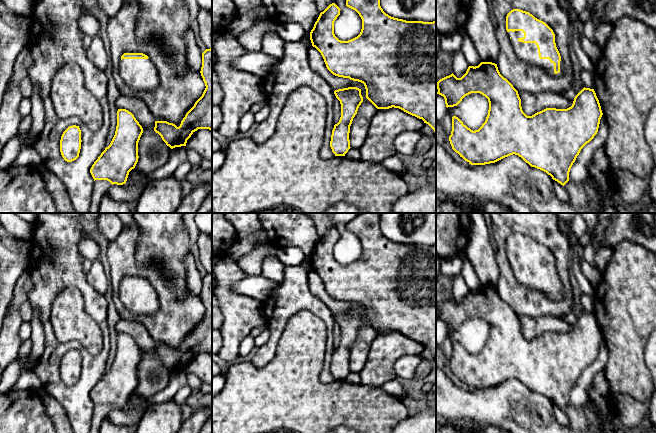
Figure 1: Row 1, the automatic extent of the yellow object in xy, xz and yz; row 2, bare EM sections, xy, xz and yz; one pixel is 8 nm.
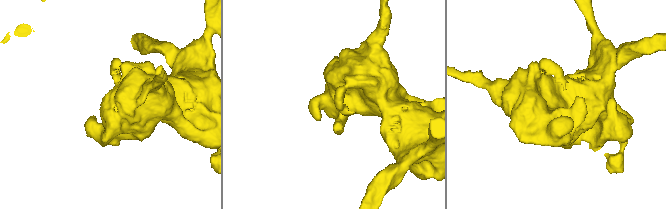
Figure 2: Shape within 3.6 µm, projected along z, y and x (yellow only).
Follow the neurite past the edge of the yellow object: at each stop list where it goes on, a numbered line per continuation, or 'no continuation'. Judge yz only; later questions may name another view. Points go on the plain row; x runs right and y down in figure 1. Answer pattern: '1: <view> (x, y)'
1: yz (526, 276)

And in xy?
1: xy (141, 299)

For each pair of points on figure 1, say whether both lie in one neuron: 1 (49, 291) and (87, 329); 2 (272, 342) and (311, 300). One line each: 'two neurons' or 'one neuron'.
1: two neurons
2: one neuron

